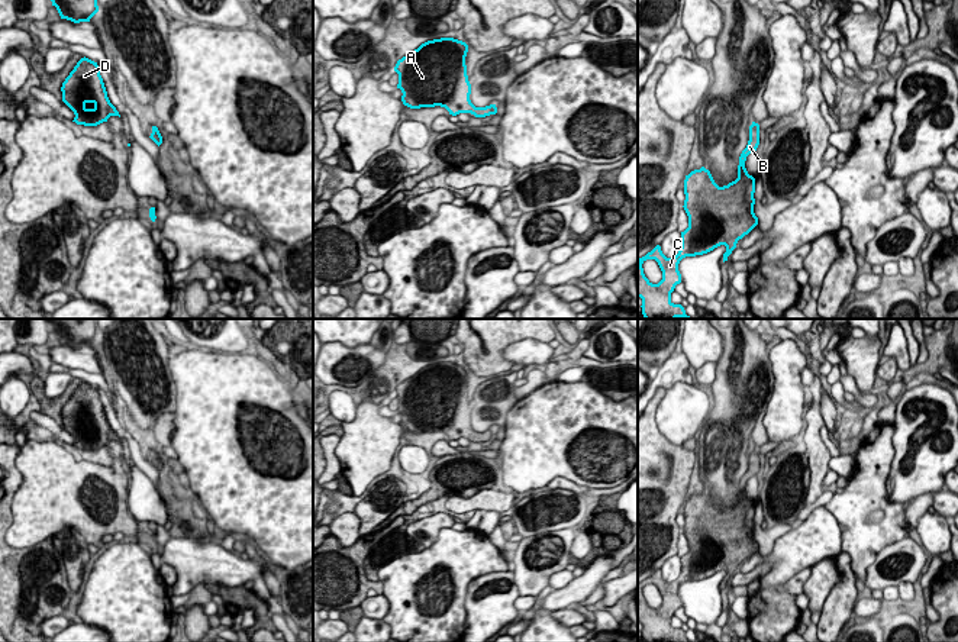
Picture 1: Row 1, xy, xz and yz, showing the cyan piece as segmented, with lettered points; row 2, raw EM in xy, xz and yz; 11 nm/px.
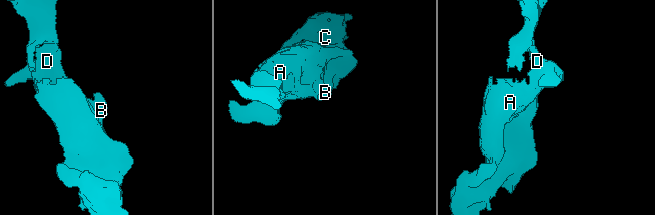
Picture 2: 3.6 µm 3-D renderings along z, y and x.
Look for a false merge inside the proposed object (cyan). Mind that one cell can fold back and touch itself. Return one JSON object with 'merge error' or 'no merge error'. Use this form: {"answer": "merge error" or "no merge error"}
{"answer": "no merge error"}

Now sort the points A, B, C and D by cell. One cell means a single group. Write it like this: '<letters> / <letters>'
A B C D

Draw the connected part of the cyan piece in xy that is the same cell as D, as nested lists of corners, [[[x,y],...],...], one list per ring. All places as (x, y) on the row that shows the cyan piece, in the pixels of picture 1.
[[[81,58],[61,87],[62,101],[74,112],[72,122],[97,126],[110,116],[119,116],[110,103],[97,62]]]

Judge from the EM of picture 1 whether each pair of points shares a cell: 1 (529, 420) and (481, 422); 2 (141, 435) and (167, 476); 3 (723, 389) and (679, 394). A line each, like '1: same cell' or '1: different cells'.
1: different cells
2: same cell
3: different cells

